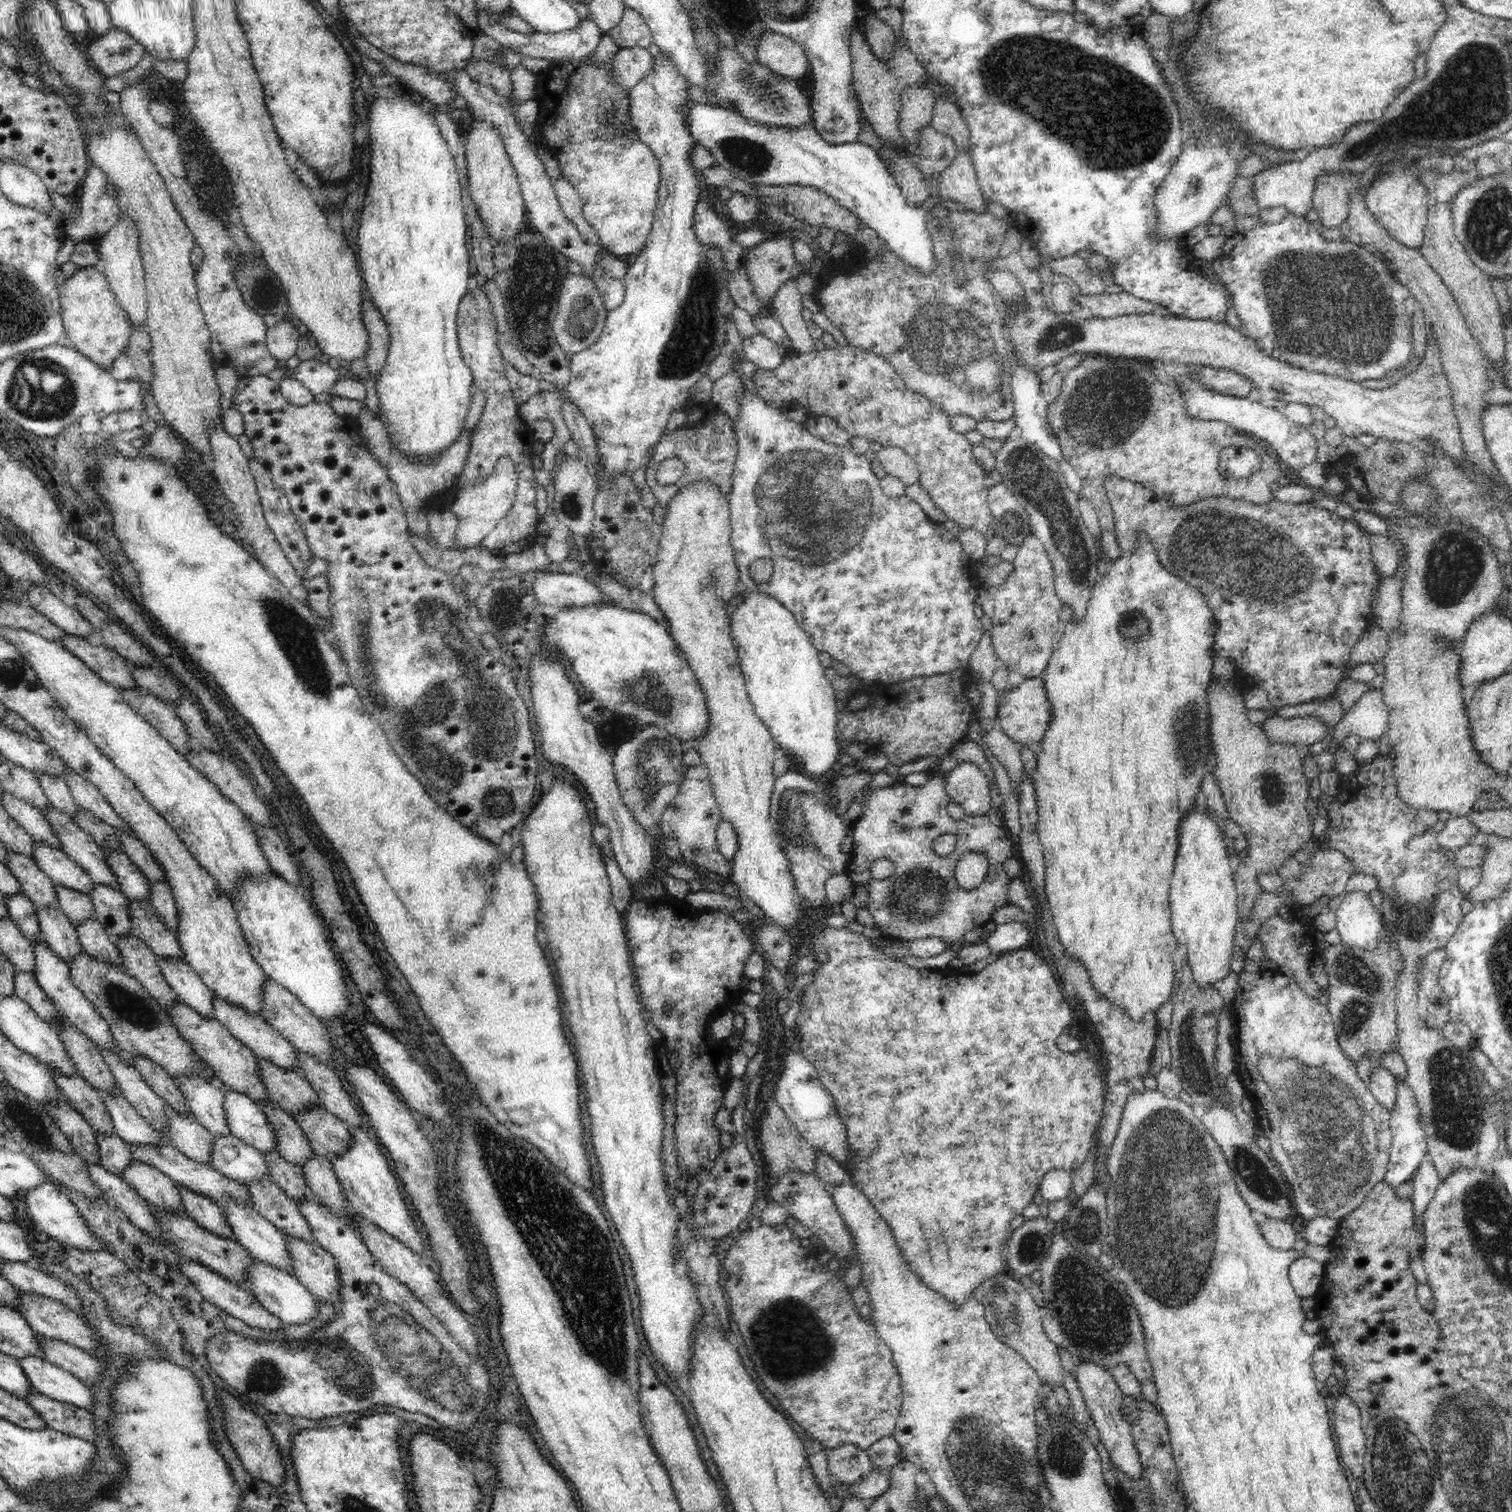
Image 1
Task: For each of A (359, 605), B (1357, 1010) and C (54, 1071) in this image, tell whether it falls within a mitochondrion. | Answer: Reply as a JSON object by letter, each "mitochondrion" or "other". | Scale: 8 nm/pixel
{"A":"mitochondrion","B":"mitochondrion","C":"other"}

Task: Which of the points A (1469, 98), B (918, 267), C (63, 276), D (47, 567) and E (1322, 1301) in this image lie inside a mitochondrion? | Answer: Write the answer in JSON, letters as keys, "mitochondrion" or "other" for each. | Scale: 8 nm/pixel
{"A":"mitochondrion","B":"other","C":"other","D":"other","E":"other"}

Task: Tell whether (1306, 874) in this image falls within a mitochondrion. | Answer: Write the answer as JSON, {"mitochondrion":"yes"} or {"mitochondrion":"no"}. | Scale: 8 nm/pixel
{"mitochondrion":"no"}

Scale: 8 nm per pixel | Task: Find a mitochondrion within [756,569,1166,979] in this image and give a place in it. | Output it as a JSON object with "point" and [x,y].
{"point":[918,895]}

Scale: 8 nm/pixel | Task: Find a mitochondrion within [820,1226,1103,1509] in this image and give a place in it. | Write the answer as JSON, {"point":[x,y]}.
{"point":[1064,1455]}

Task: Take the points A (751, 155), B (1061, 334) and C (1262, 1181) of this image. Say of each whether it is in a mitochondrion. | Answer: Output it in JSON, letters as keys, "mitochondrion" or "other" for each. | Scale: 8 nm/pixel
{"A":"mitochondrion","B":"mitochondrion","C":"mitochondrion"}

